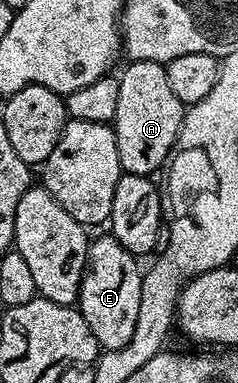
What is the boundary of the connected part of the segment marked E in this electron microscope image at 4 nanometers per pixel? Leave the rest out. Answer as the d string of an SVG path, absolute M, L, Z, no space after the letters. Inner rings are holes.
M104 233L91 240L88 245L88 267L80 282L78 310L80 315L90 325L90 333L100 342L104 351L117 351L134 337L134 325L138 321L138 305L142 302L142 267L139 267L137 256L129 253L110 233Z

